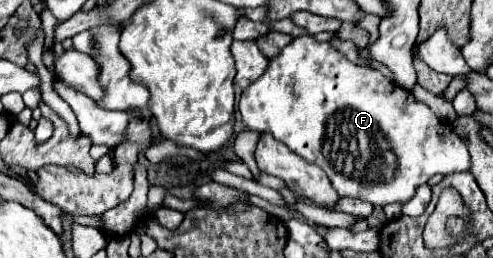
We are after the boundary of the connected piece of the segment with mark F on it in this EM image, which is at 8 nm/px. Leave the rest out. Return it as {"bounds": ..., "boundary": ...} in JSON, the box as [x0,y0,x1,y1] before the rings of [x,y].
{"bounds":[240,35,470,205],"boundary":[[[304,35],[304,37],[296,37],[288,47],[282,49],[282,53],[274,59],[270,59],[270,67],[264,71],[262,79],[254,81],[250,87],[246,87],[246,91],[242,93],[240,97],[240,113],[242,113],[242,121],[248,129],[252,131],[258,131],[258,133],[272,133],[276,141],[284,143],[290,147],[290,151],[294,151],[296,155],[304,157],[306,161],[322,167],[334,189],[338,191],[340,197],[356,197],[356,199],[362,199],[362,201],[368,201],[372,205],[388,205],[388,203],[406,203],[414,197],[416,189],[420,185],[424,185],[432,175],[436,173],[442,173],[442,175],[450,175],[450,173],[458,173],[458,171],[470,171],[470,153],[468,153],[468,147],[466,143],[454,133],[452,127],[446,127],[434,113],[428,105],[424,105],[422,101],[418,101],[410,91],[398,87],[398,85],[392,85],[380,71],[376,69],[368,69],[368,67],[360,67],[352,61],[348,61],[340,51],[336,51],[330,43],[318,43],[312,35]]]}

